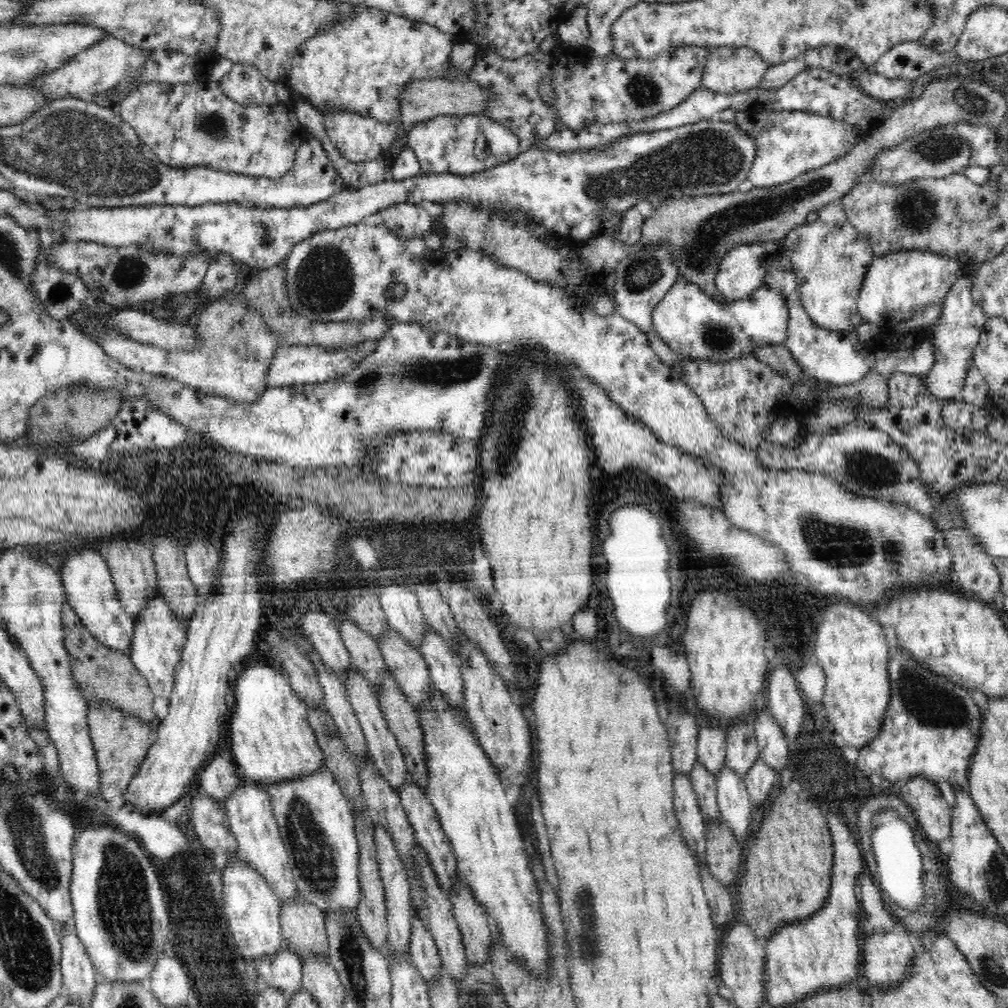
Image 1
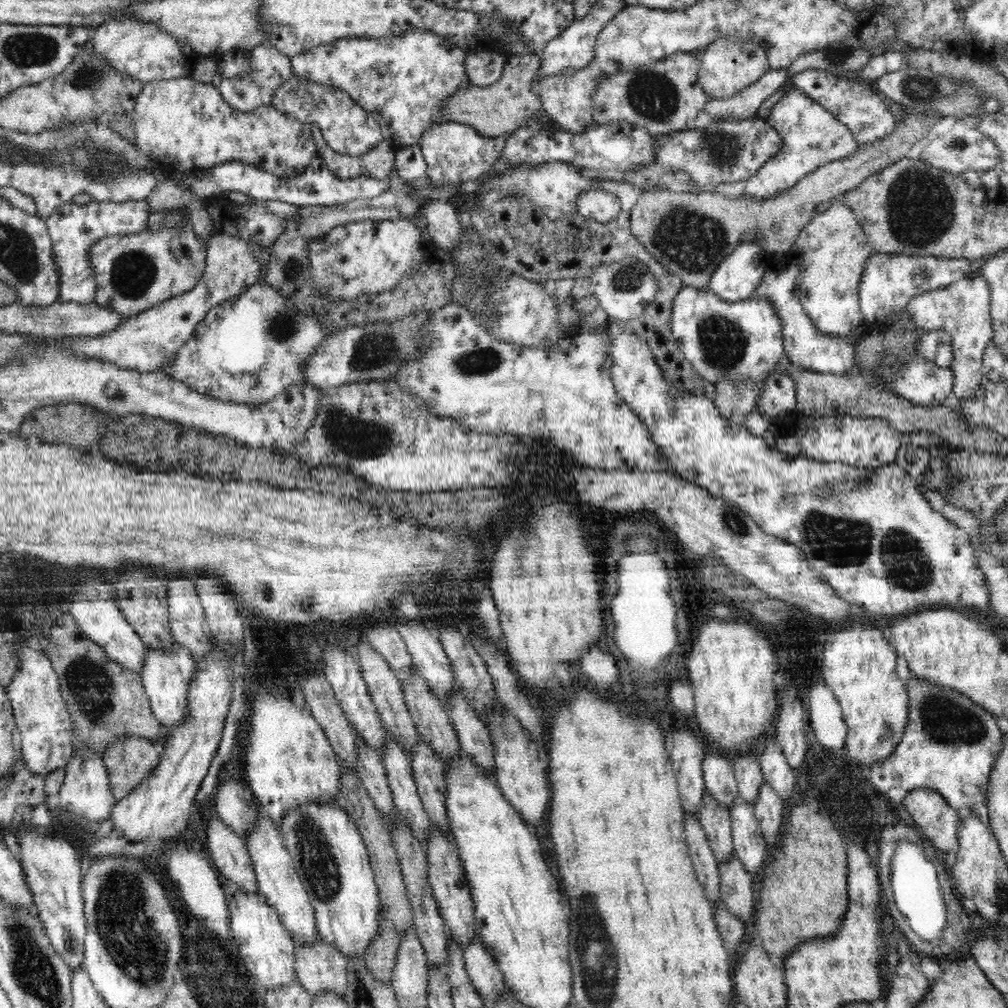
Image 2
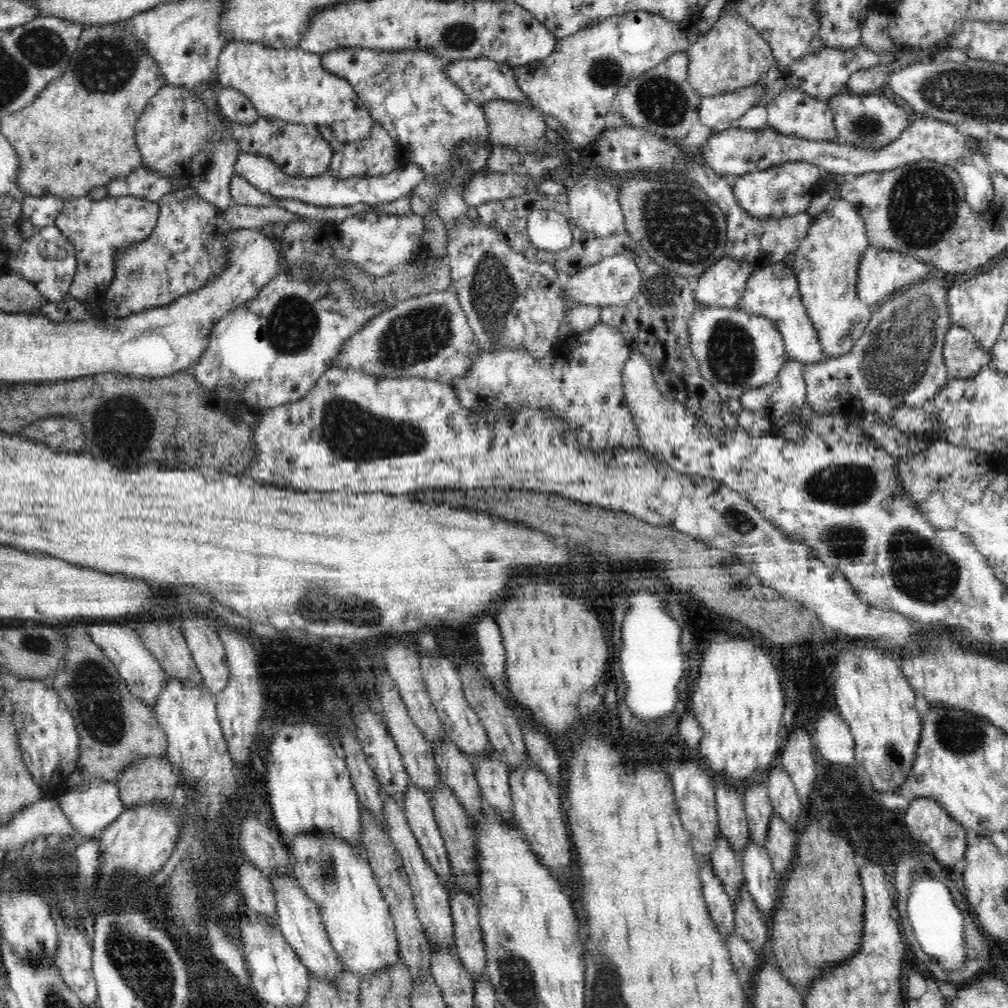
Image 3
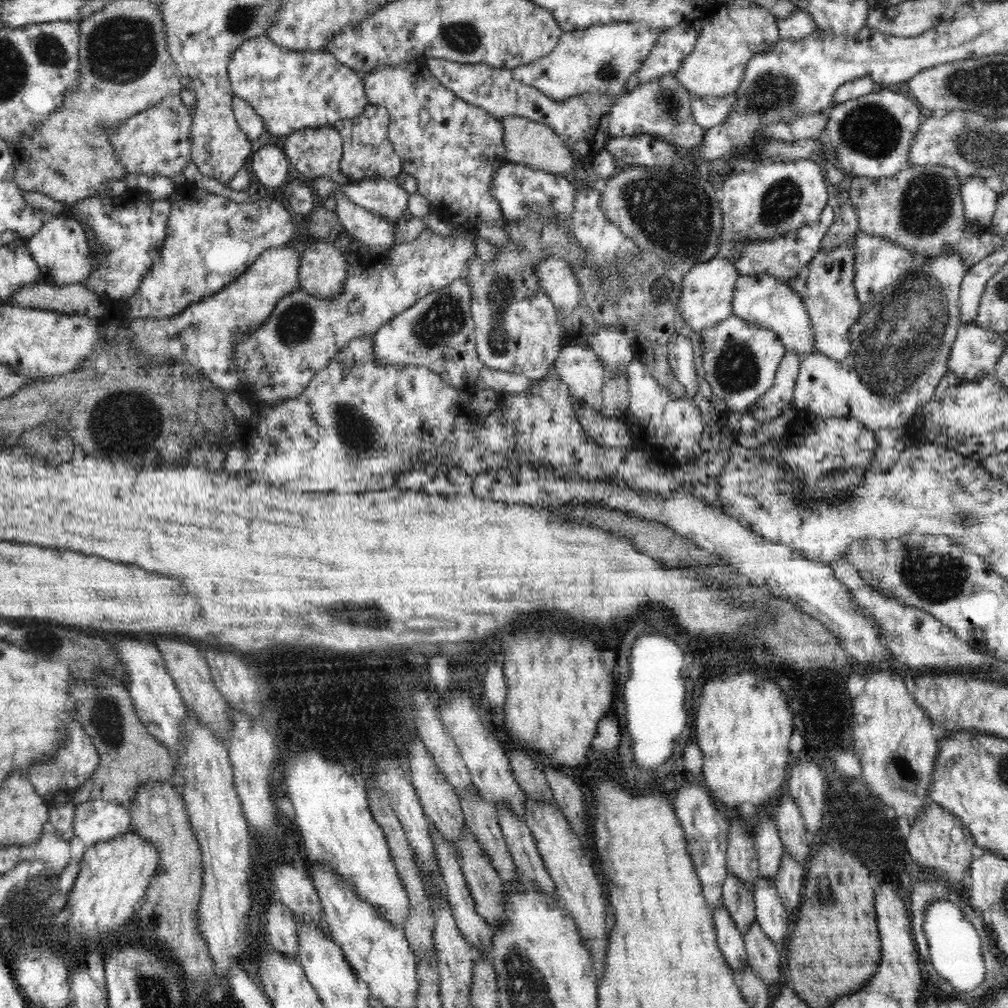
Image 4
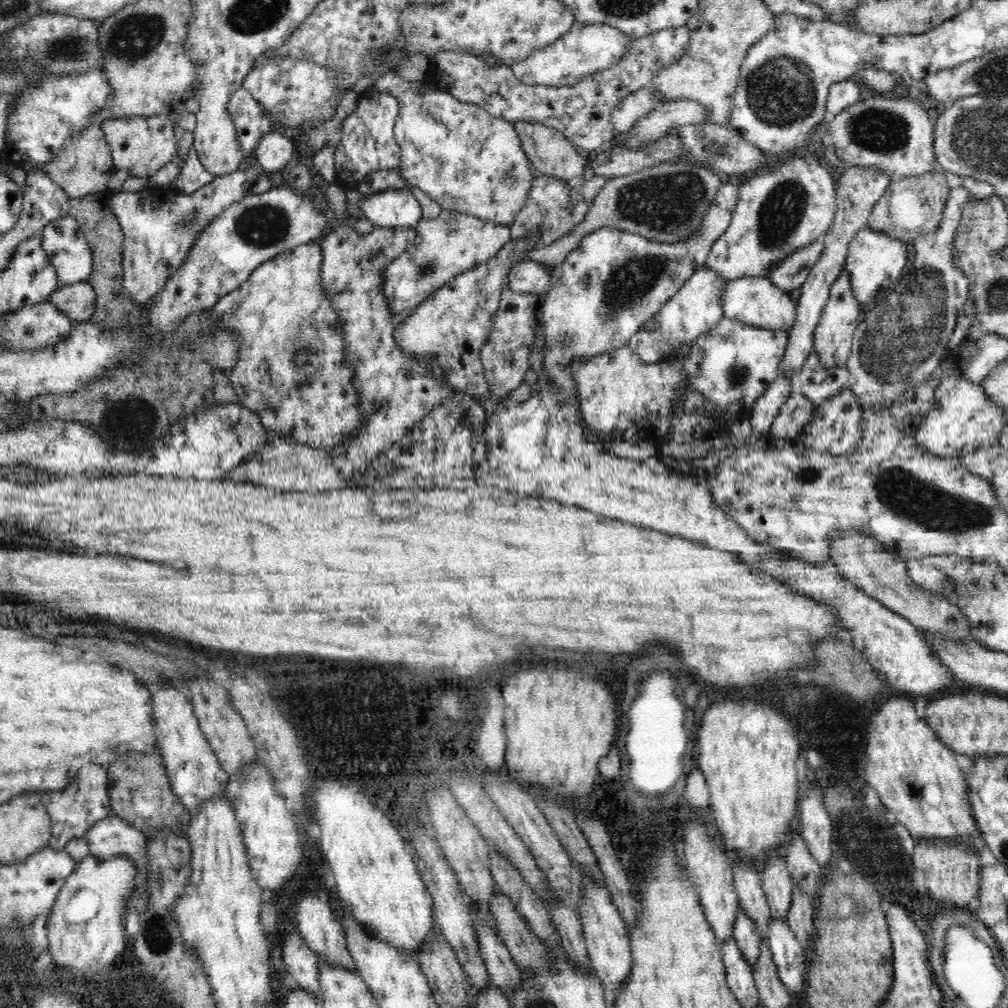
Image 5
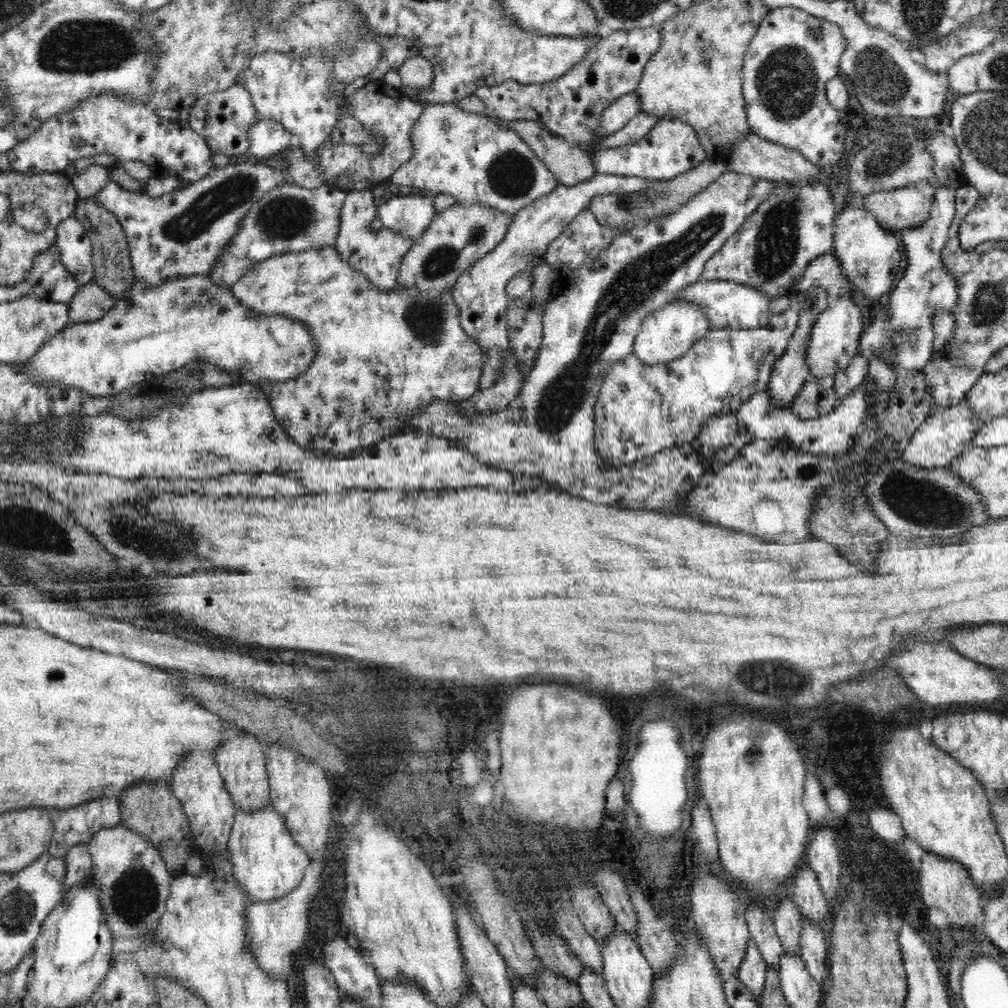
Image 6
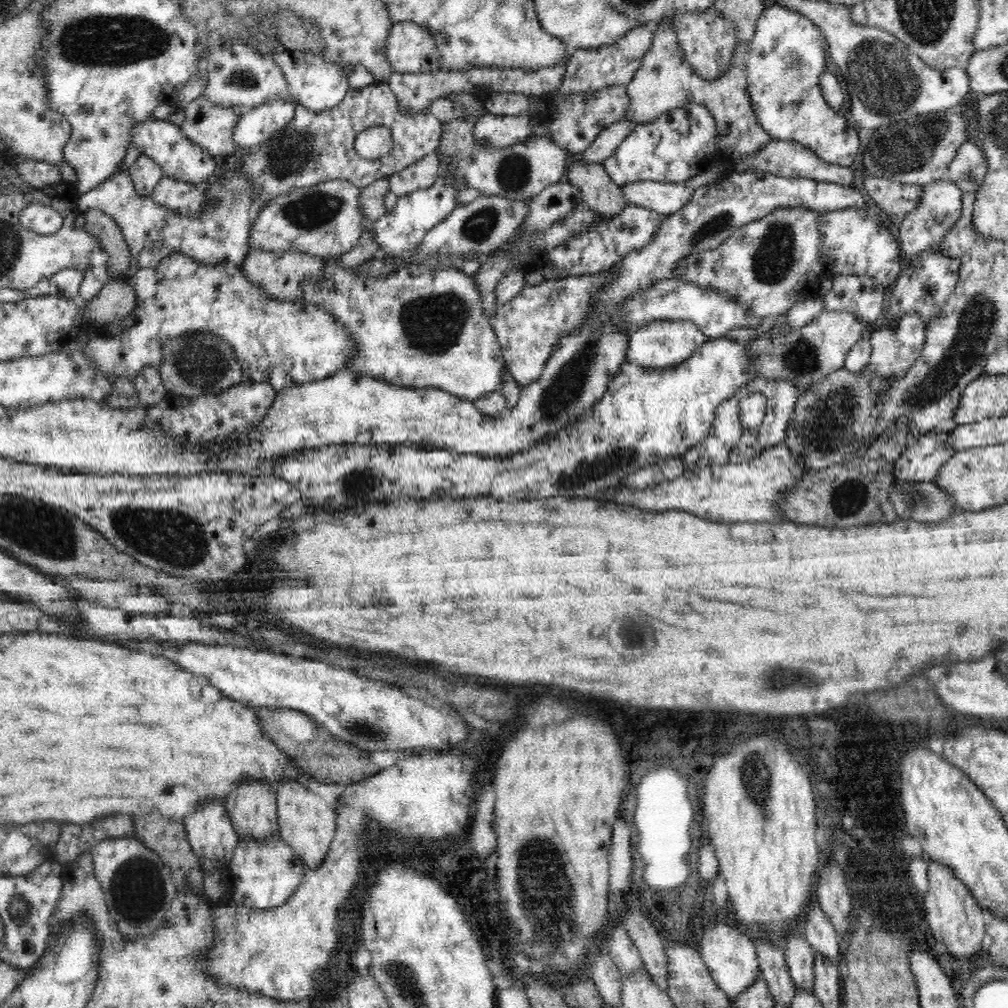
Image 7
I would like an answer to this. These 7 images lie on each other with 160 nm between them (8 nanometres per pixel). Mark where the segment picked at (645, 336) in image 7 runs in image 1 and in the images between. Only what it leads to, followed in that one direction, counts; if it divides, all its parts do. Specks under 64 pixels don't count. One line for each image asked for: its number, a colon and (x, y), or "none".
1: (743, 270)
2: (737, 277)
3: (723, 284)
4: (708, 288)
5: (696, 308)
6: (668, 333)

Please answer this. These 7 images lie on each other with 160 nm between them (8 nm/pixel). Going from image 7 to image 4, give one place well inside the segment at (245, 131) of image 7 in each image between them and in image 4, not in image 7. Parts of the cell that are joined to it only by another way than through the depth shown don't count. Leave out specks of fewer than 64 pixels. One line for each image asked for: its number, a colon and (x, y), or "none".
4: (270, 164)
5: (274, 150)
6: (267, 137)

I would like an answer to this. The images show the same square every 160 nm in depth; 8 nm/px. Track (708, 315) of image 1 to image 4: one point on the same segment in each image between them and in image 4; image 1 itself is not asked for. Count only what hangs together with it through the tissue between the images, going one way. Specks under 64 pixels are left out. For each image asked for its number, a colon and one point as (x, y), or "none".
2: (722, 340)
3: (736, 350)
4: (741, 360)

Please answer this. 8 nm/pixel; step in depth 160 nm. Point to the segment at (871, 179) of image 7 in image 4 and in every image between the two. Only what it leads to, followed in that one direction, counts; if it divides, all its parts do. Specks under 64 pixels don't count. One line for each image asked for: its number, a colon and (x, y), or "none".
4: (921, 209)
5: (911, 207)
6: (906, 207)

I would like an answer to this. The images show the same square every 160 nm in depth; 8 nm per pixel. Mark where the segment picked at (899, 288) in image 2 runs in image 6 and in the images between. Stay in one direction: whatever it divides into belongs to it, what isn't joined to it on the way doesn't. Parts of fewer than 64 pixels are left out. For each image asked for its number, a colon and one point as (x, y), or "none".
3: (881, 272)
4: (878, 263)
5: (875, 260)
6: (869, 254)

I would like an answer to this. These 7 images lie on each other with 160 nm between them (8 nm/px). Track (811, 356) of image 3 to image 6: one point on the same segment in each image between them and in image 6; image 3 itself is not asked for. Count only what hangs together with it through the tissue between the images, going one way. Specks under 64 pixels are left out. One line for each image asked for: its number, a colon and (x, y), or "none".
4: (761, 298)
5: (756, 300)
6: (728, 304)

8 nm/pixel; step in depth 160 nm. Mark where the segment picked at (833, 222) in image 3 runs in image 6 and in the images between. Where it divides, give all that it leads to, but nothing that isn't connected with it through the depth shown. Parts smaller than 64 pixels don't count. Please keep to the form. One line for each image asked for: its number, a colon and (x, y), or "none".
4: (831, 299)
5: (834, 333)
6: (834, 339)

